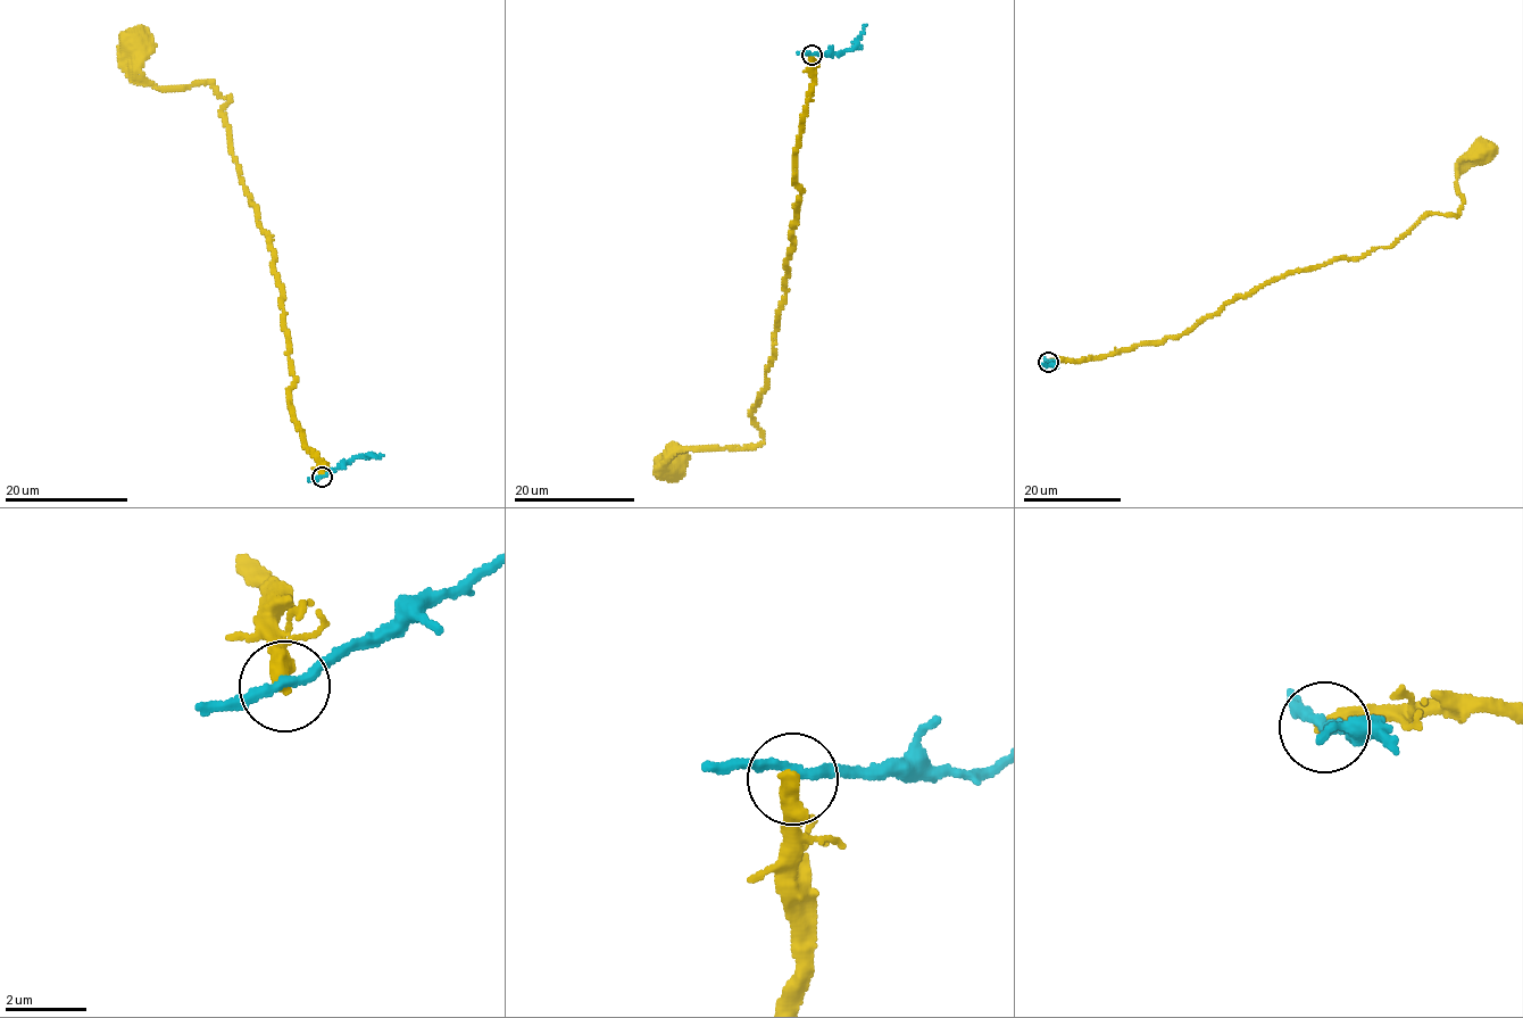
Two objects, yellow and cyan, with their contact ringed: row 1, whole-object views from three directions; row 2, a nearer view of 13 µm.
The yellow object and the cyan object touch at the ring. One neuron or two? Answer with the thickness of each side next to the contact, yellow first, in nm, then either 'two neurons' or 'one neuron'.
400/240 nm | two neurons

